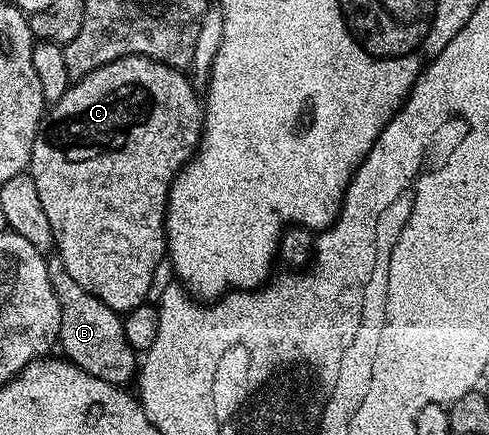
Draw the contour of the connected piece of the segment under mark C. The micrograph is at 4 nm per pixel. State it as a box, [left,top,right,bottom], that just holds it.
[29,56,203,316]

